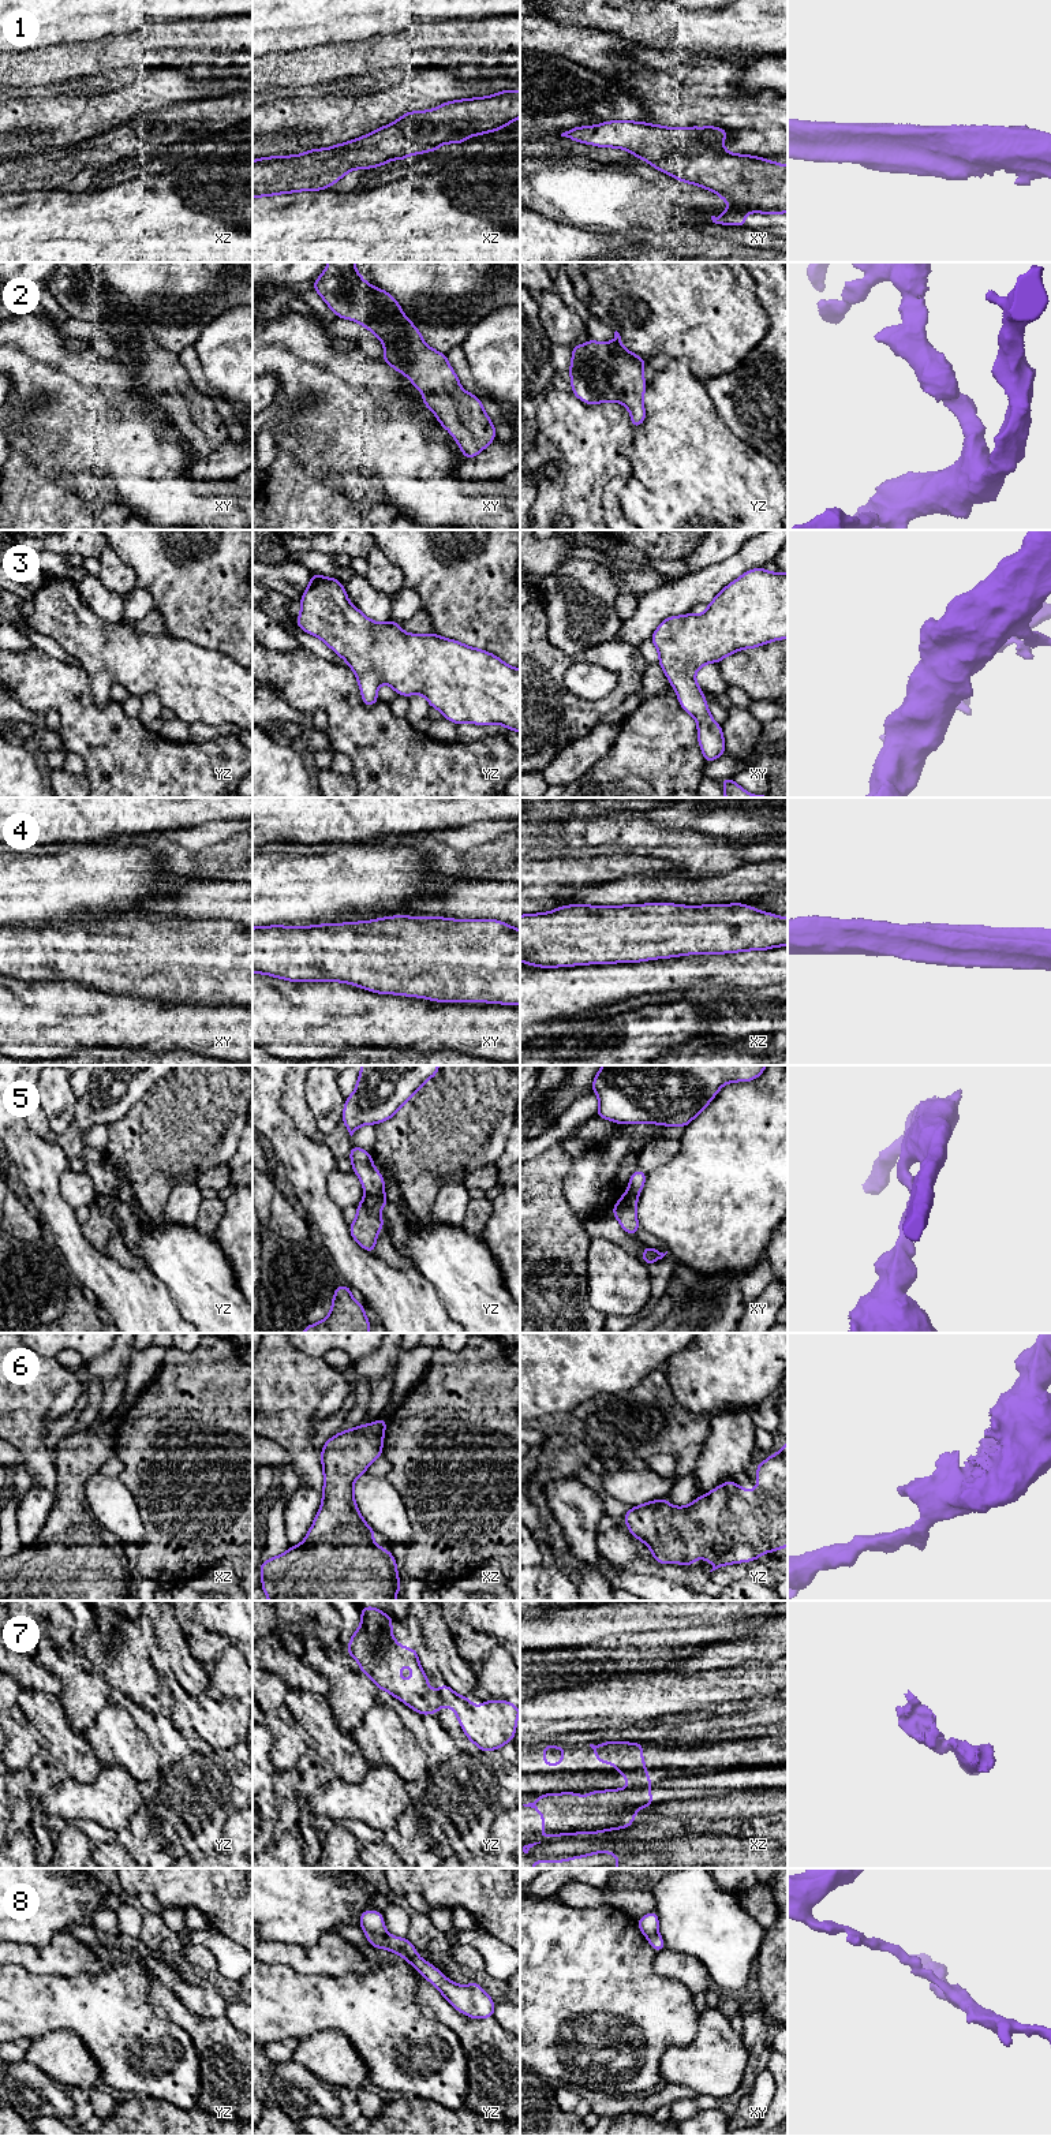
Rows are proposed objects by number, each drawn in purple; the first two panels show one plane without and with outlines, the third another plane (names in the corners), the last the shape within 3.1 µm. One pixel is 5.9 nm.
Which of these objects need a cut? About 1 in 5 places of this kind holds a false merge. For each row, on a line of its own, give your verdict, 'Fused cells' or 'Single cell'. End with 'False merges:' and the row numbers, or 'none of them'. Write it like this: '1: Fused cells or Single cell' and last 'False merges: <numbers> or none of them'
1: Single cell
2: Single cell
3: Single cell
4: Single cell
5: Fused cells
6: Single cell
7: Fused cells
8: Fused cells
False merges: 5, 7, 8

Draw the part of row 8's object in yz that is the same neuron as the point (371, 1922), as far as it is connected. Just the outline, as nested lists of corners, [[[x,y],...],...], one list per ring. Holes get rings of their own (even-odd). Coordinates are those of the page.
[[[364,1911],[359,1915],[360,1919],[360,1928],[369,1935],[385,1935],[386,1927],[384,1923],[382,1913],[378,1911]]]

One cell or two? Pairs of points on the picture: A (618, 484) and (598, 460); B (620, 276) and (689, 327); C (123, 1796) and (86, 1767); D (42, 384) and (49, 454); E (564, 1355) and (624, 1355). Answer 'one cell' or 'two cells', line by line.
A: two cells
B: one cell
C: two cells
D: one cell
E: one cell

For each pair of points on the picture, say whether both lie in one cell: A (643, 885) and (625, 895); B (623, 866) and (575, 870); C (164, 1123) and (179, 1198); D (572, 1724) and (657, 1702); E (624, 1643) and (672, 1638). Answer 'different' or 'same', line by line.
A: same
B: same
C: different
D: same
E: same

